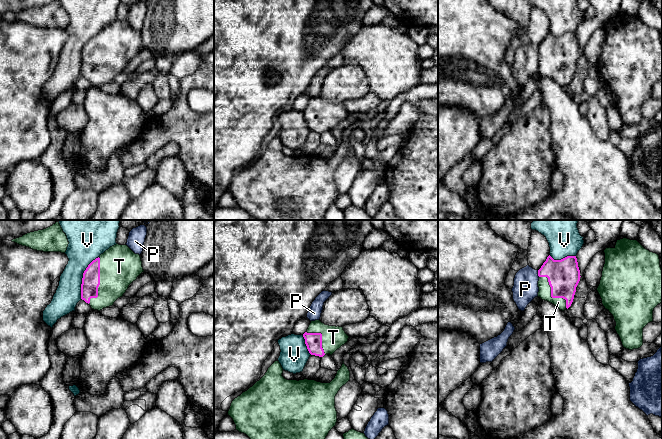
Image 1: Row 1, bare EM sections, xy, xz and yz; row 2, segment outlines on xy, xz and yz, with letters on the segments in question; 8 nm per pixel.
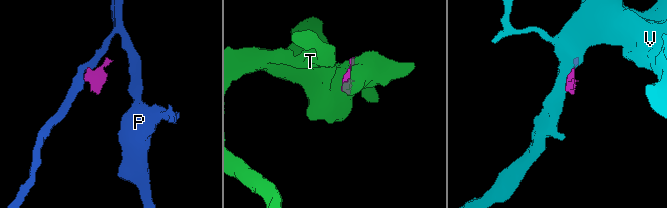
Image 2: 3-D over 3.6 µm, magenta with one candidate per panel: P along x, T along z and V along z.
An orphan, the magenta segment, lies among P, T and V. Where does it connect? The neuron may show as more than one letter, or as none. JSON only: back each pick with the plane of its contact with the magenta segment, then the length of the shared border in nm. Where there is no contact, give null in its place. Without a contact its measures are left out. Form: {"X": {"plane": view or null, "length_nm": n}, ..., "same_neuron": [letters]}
{"T": {"plane": "xy", "length_nm": 380}, "same_neuron": ["T"]}

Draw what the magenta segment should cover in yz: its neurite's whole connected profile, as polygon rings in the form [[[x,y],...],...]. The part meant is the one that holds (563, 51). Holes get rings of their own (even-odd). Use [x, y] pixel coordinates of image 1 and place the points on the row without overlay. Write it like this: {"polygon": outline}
{"polygon": [[[549,31],[538,46],[538,52],[538,73],[562,87],[568,85],[581,53],[576,32],[554,36]]]}

